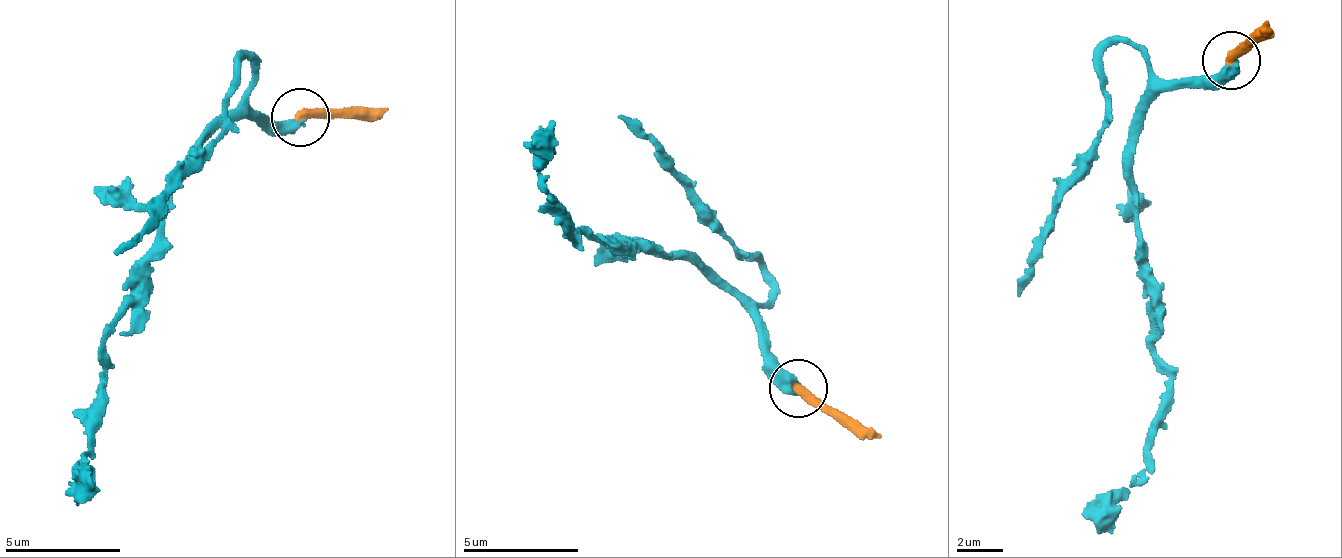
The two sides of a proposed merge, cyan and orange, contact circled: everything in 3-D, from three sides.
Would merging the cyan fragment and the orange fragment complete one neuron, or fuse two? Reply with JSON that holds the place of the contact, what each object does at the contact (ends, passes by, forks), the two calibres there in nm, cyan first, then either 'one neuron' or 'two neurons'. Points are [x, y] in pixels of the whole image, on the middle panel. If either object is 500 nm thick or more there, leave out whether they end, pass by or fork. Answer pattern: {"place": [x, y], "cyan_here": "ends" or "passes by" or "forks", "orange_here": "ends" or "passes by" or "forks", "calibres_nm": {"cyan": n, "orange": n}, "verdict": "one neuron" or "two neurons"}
{"place": [798, 388], "calibres_nm": {"cyan": 550, "orange": 400}, "verdict": "two neurons"}

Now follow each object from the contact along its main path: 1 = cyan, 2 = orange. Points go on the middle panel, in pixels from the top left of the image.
1: (799, 389), (775, 366), (758, 322), (705, 273), (655, 243), (569, 234), (551, 202), (544, 135), (553, 120)
2: (799, 389), (882, 436)

